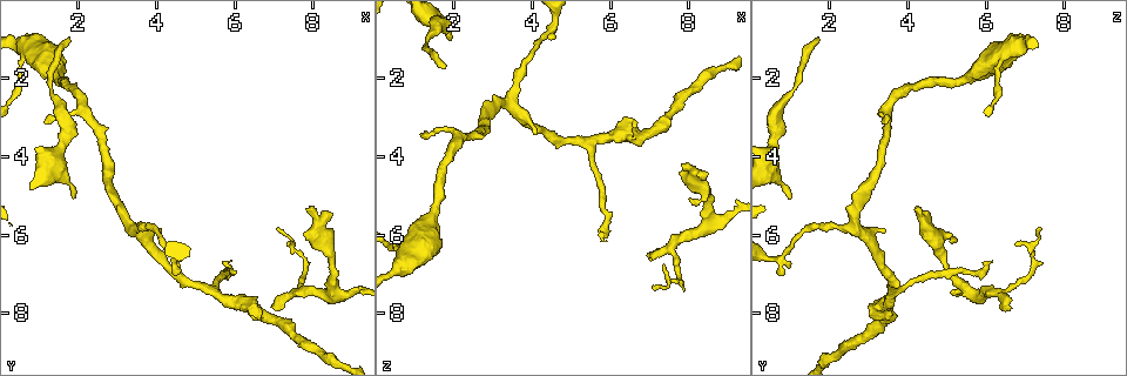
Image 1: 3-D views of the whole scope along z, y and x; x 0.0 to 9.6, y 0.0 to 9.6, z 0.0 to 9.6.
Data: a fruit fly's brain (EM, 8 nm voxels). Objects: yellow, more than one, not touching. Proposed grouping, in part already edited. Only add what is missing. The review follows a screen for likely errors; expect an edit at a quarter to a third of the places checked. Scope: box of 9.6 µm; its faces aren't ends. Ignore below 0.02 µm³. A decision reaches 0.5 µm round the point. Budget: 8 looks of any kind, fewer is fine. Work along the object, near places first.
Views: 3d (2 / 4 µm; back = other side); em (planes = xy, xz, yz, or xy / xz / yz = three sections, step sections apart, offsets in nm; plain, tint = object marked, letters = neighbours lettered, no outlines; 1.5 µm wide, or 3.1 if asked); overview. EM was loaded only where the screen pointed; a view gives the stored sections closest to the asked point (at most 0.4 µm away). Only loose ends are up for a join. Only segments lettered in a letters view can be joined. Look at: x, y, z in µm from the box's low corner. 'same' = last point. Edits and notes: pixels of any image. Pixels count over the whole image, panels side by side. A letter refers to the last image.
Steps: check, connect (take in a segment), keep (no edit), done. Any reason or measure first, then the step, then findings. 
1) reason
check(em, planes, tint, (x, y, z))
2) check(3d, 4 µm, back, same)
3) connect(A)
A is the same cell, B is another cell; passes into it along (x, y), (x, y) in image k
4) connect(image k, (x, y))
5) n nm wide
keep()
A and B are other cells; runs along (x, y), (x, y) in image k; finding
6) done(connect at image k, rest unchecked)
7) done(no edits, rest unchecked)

free end
check(em, xy, step 8, letters, (1.75, 1.00, 1.70))

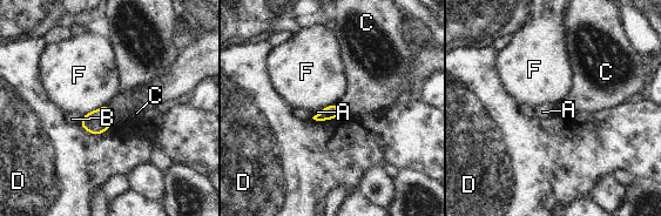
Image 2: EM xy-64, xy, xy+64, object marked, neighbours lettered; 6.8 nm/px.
100 nm wide; D touches over 220 nm
keep()
A, B, C, D and F are other cells; no lettered segment goes on from it

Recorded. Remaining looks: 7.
tapers out
check(em, planes, letters, (1.95, 5.05, 1.10))

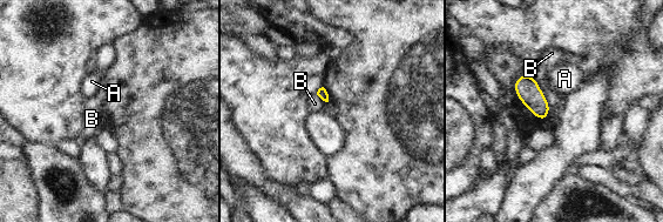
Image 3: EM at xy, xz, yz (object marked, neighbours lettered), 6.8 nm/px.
keep()
A and B are other cells; border along (532, 76), (548, 106), (545, 120) in image 3; none of them fits

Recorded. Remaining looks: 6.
tapers out
check(em, yz, step 8, tint, (4.60, 7.00, 0.65))

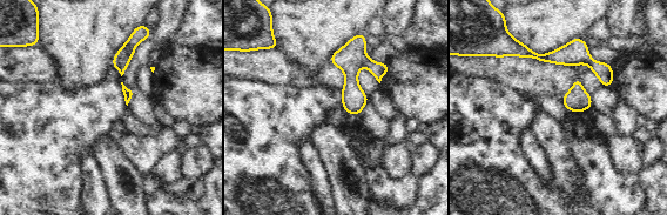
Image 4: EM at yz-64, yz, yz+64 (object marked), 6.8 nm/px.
another direction
check(em, planes, letters, same)

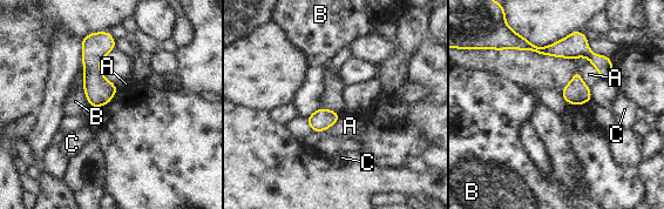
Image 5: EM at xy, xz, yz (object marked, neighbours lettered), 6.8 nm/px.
keep()
A, B and C are other cells; border along (81, 83), (88, 102) in image 5; no lettered segment goes on from it

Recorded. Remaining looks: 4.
done(no edits, rest unchecked)

